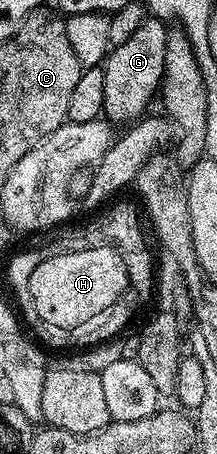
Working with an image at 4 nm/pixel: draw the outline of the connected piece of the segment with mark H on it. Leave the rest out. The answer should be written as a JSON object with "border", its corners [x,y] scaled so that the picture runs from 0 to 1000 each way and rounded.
{"border":[[[419,542],[318,551],[300,559],[249,564],[184,581],[189,595],[166,590],[152,610],[152,656],[161,674],[189,683],[189,694],[235,714],[272,720],[341,720],[452,694],[475,681],[498,678],[548,661],[558,645],[594,630],[585,581],[567,581],[567,564],[507,542]]]}

